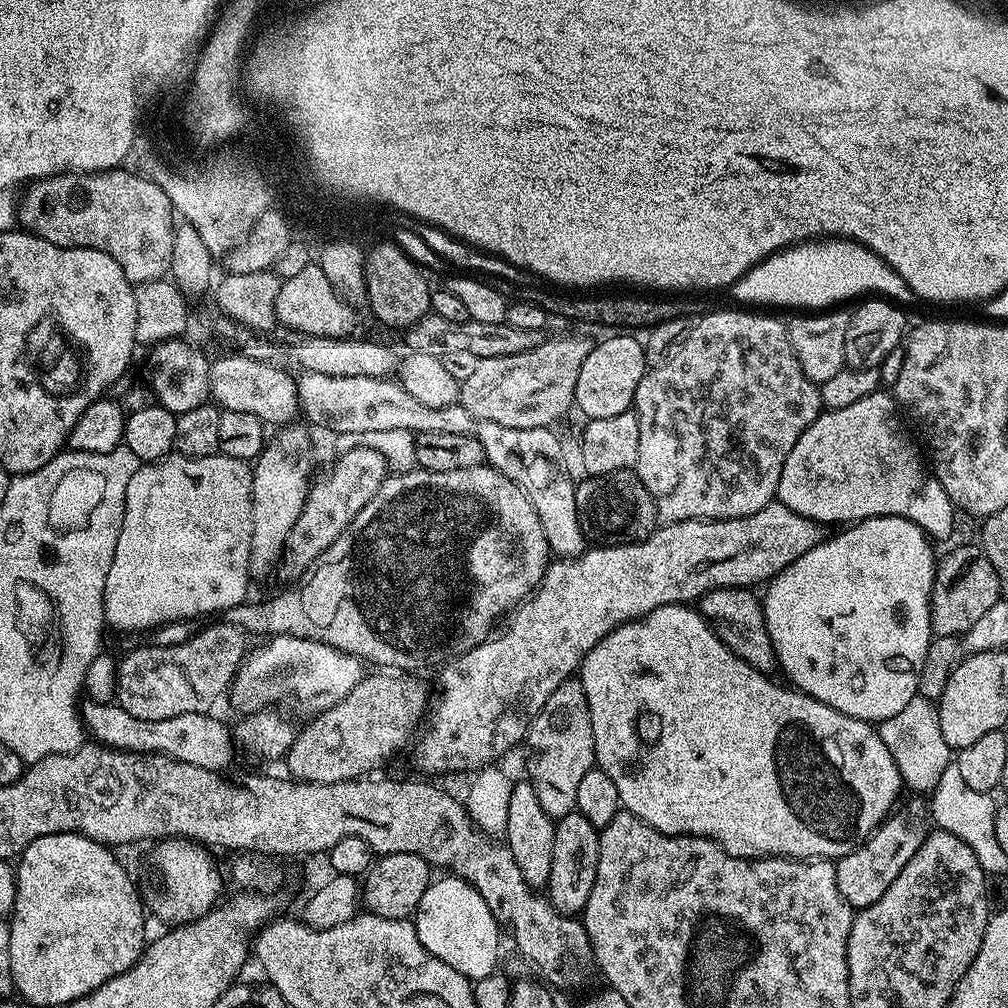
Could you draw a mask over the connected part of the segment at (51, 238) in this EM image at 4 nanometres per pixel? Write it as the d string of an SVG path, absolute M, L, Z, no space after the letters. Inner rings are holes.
M113 169L111 172L58 172L54 176L49 176L46 180L38 180L27 185L24 197L18 200L18 224L23 231L32 232L35 236L40 236L46 242L54 242L54 246L63 248L93 248L102 250L102 254L110 254L120 266L128 281L134 286L142 282L165 279L170 271L171 258L173 256L174 235L176 227L175 209L167 197L166 192L156 184L153 179L146 180L142 176L126 172L126 169Z

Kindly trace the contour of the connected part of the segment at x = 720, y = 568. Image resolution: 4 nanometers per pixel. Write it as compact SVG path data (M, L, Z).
M773 502L746 518L664 524L640 544L592 546L589 552L581 551L575 558L549 563L540 585L511 613L512 625L497 640L489 638L439 669L440 689L437 692L435 689L431 697L424 737L416 744L417 766L424 772L471 773L495 765L499 756L506 755L519 740L521 743L527 737L528 726L542 706L546 706L546 698L579 669L584 655L594 650L596 643L619 624L641 620L662 606L699 601L715 588L763 585L825 539L825 525Z

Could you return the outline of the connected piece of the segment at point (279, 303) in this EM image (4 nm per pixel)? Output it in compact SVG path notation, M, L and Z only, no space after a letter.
M313 262L306 270L294 274L294 278L283 281L276 299L276 319L285 324L290 331L300 336L321 336L322 338L338 338L343 340L351 337L356 328L357 309L330 286L330 278L320 269L319 263Z

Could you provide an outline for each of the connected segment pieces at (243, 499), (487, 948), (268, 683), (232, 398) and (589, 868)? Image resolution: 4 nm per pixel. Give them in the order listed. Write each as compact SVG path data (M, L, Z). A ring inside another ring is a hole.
M169 454L163 460L153 460L151 462L141 463L139 470L130 478L126 486L126 506L124 507L124 517L122 518L122 530L118 534L118 546L114 550L114 562L110 562L110 574L106 574L106 590L104 591L104 618L109 629L117 628L120 632L144 632L147 628L156 628L159 624L168 624L171 620L192 620L195 616L208 616L211 612L223 614L228 608L237 608L239 604L245 603L248 596L248 580L250 581L250 542L252 541L252 470L247 460L230 458L223 454L207 456L206 458L190 459L188 456L179 454Z
M451 874L441 876L444 876L441 880L440 877L433 879L432 883L428 885L426 894L422 894L422 902L418 902L416 907L414 923L418 942L422 942L422 946L426 946L426 950L430 950L430 954L434 954L434 958L446 962L446 966L454 966L454 970L458 970L458 974L462 974L466 979L474 981L478 978L486 978L498 968L496 959L500 956L502 925L494 918L490 906L486 906L482 894L477 888L470 886L459 876Z
M277 636L265 639L261 648L256 648L247 653L240 661L240 667L236 669L235 676L232 677L230 691L227 693L226 700L232 703L232 708L239 714L251 714L262 712L276 706L279 700L293 700L302 711L307 714L325 712L330 706L342 702L354 686L364 679L366 675L365 661L351 656L348 652L338 650L329 644L323 644L321 640L303 640L297 636Z
M243 354L220 356L210 363L210 400L225 412L240 411L254 414L266 426L287 426L297 419L300 412L300 395L296 380L279 372L274 364L265 360L254 360Z
M578 811L559 817L555 825L554 862L550 866L546 895L548 901L562 914L576 916L583 913L586 898L590 898L590 890L594 890L600 853L600 834L587 818L582 818L582 814Z

